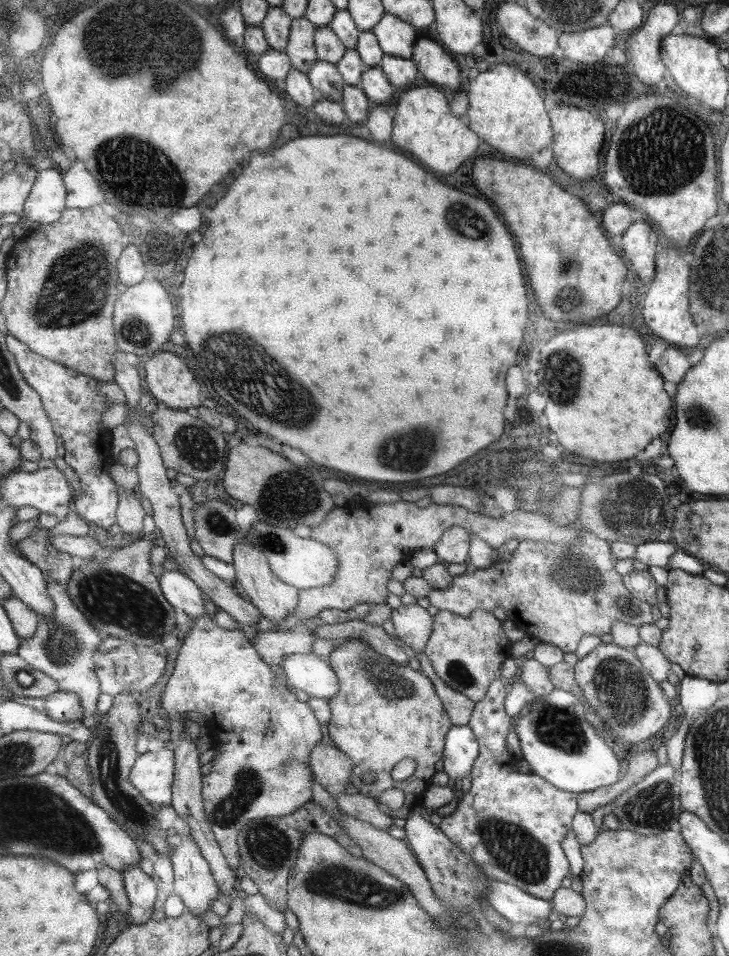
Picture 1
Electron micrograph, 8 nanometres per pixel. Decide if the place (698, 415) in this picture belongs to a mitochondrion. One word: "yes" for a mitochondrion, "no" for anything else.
yes

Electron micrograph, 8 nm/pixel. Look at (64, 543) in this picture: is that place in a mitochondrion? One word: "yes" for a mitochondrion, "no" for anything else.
no

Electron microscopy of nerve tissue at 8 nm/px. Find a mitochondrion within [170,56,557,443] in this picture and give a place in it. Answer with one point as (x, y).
(232, 357)

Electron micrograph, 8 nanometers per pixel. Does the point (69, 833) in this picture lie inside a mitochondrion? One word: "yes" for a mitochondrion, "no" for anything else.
yes

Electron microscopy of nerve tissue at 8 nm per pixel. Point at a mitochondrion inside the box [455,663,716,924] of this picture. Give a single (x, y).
(514, 850)

